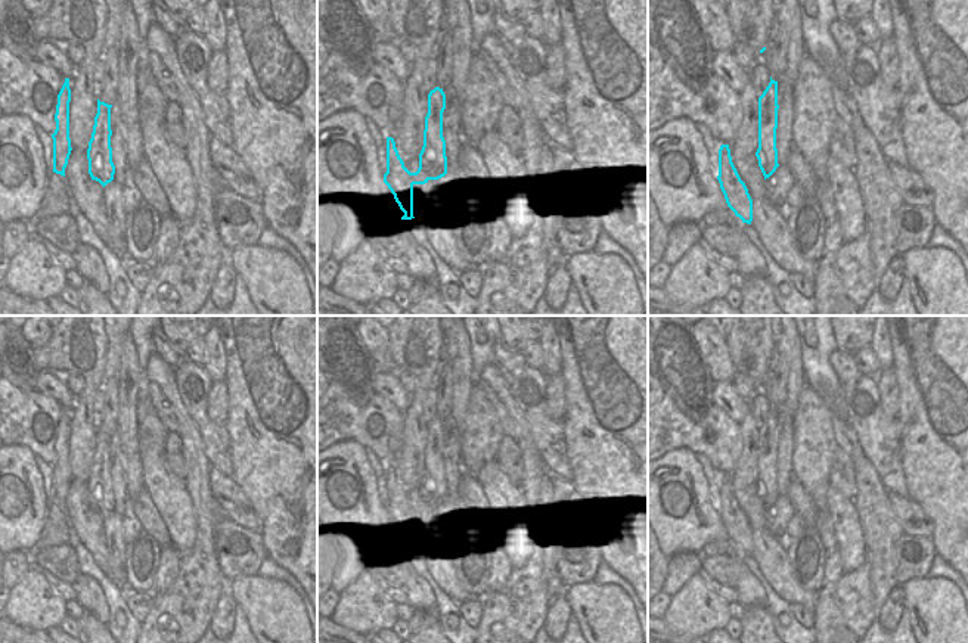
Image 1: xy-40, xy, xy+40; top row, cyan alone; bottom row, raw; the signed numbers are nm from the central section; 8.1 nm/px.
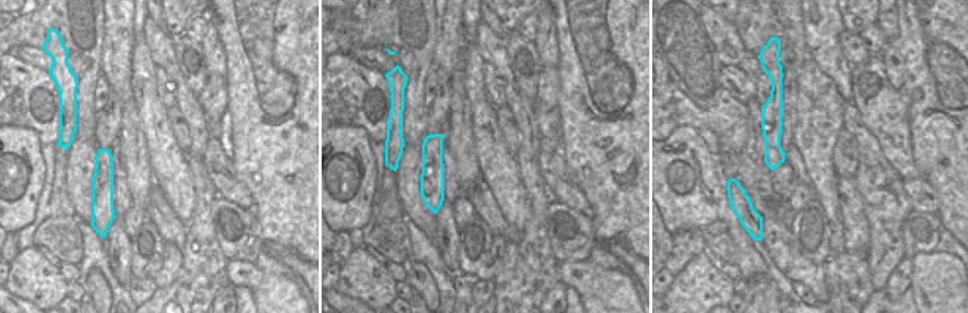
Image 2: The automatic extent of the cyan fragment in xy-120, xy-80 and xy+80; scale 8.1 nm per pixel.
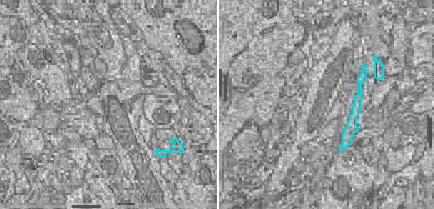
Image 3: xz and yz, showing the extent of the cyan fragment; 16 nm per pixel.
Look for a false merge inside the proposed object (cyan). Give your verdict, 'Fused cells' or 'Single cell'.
Fused cells.

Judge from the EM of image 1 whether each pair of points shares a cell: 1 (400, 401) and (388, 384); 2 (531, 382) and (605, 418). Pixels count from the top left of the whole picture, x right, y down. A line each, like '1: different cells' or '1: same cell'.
1: same cell
2: different cells

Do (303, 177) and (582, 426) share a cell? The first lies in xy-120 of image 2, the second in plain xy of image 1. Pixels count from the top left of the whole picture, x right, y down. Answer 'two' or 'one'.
one

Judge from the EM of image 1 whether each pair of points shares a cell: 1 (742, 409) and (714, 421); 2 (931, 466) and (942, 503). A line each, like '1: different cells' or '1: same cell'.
1: different cells
2: same cell

